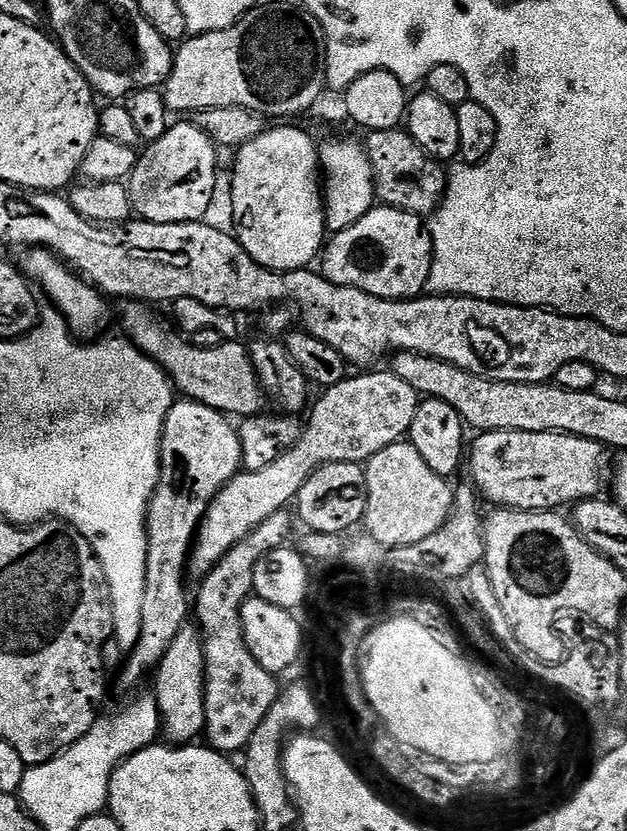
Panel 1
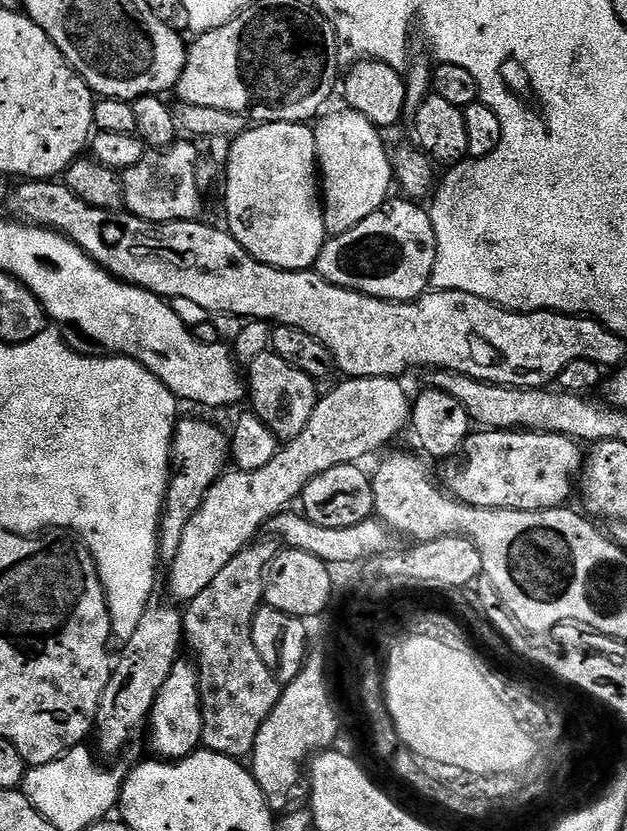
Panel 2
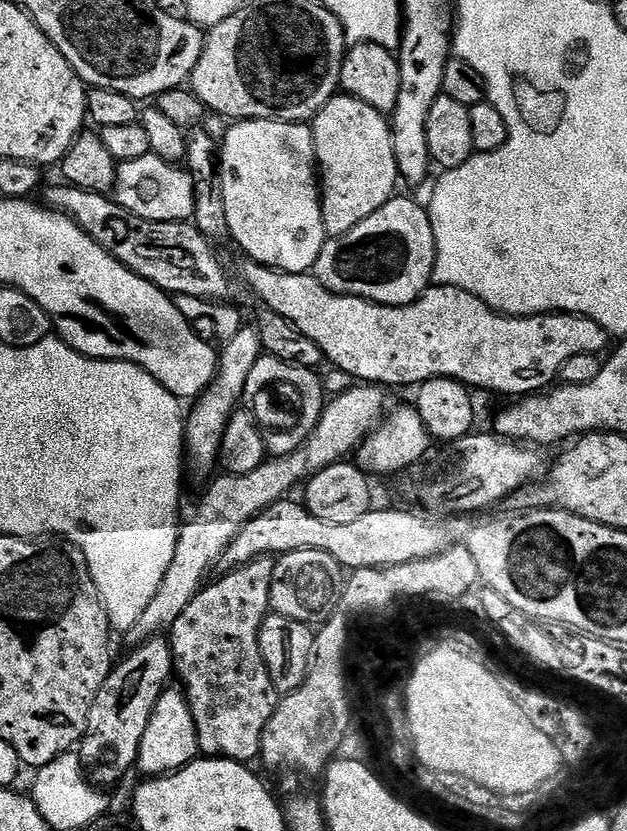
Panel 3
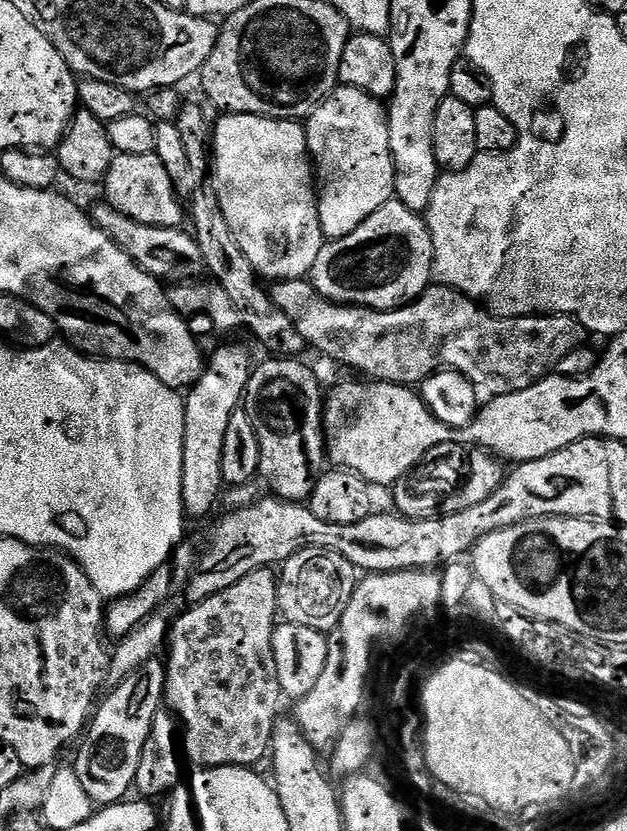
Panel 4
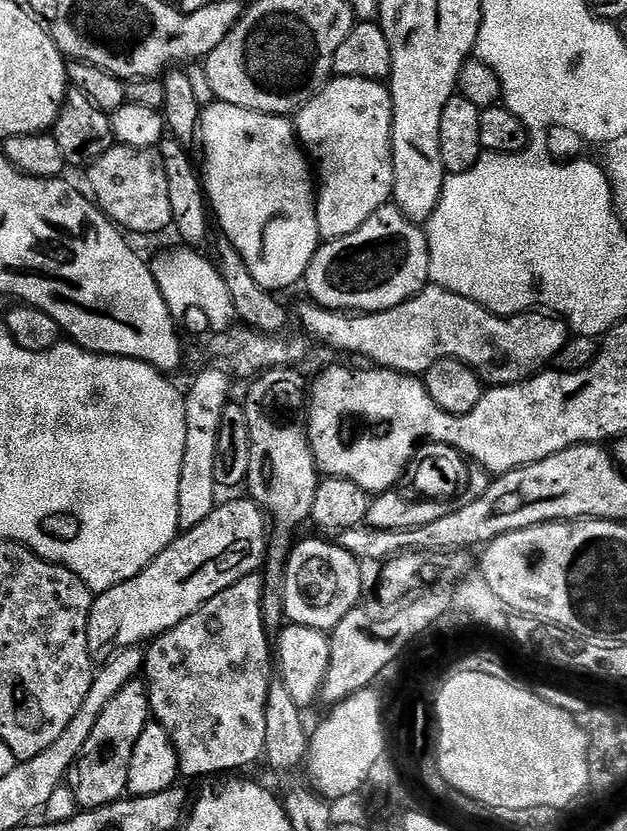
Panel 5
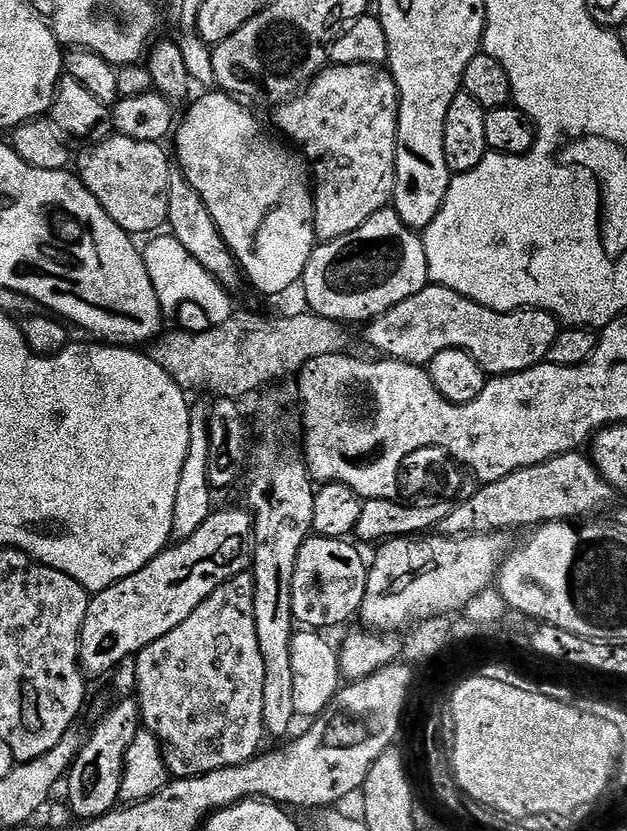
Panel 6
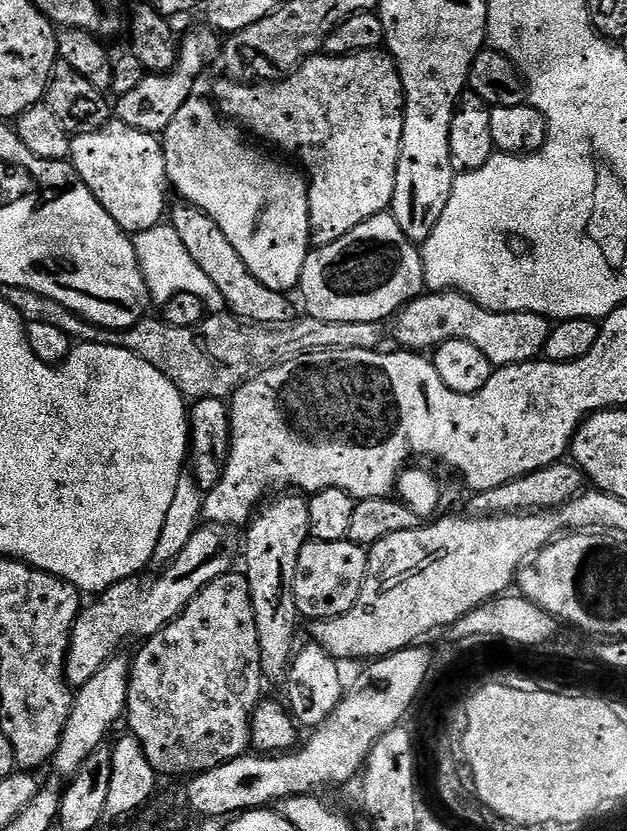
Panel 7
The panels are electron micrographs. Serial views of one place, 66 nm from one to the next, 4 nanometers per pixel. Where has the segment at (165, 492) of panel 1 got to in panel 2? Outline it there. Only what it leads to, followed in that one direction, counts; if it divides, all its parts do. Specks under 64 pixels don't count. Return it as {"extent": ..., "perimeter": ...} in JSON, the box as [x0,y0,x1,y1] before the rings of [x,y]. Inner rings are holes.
{"extent":[94,420,230,757],"perimeter":[[[184,420],[176,425],[176,434],[172,438],[172,475],[168,478],[168,493],[164,499],[164,513],[160,515],[160,560],[171,562],[178,554],[178,546],[182,546],[182,530],[186,530],[186,522],[194,518],[198,506],[202,506],[202,498],[210,490],[210,486],[225,471],[230,460],[230,440],[220,428],[215,428],[208,420]],[[167,603],[149,604],[142,614],[142,622],[138,622],[138,630],[134,630],[132,637],[123,645],[124,653],[120,660],[118,656],[115,661],[112,677],[102,694],[102,702],[96,715],[94,741],[96,740],[98,752],[100,747],[101,757],[118,755],[140,731],[145,731],[154,698],[162,682],[170,678],[170,670],[174,670],[176,661],[181,659],[180,643],[183,645],[186,640],[184,618],[175,603]]]}

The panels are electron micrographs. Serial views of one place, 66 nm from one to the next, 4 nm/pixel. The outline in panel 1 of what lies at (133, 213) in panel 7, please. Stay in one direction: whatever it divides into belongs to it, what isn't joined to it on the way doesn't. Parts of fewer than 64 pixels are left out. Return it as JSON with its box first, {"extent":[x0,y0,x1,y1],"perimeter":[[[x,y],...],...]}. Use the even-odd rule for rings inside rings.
{"extent":[126,122,218,224],"perimeter":[[[195,122],[173,123],[162,138],[151,141],[145,152],[139,153],[131,176],[126,181],[132,211],[141,220],[159,224],[194,224],[205,219],[216,196],[216,152],[218,145]]]}

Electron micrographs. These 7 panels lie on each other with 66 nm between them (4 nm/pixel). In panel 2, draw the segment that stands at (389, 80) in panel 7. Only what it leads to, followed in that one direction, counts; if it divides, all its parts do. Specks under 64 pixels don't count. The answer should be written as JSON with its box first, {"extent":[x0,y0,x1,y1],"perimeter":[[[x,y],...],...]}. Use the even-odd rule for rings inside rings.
{"extent":[315,110,394,237],"perimeter":[[[351,110],[332,112],[321,115],[315,121],[316,163],[322,177],[322,203],[324,205],[324,230],[329,237],[346,234],[346,230],[354,230],[358,222],[366,222],[370,214],[374,214],[389,199],[388,191],[394,188],[394,173],[390,148],[384,145],[381,129],[370,122],[370,118],[362,118],[362,114]]]}

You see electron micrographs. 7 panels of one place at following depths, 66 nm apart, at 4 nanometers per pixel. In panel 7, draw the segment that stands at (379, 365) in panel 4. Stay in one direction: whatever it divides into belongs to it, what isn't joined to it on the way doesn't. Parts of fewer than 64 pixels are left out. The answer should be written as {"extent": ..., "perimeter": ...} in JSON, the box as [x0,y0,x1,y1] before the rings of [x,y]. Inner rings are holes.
{"extent":[394,290,550,368],"perimeter":[[[432,290],[417,296],[396,313],[394,323],[396,340],[400,343],[397,345],[401,349],[434,350],[447,340],[461,340],[478,346],[496,368],[527,364],[537,359],[544,351],[550,331],[546,316],[529,312],[491,312],[455,290]]]}

